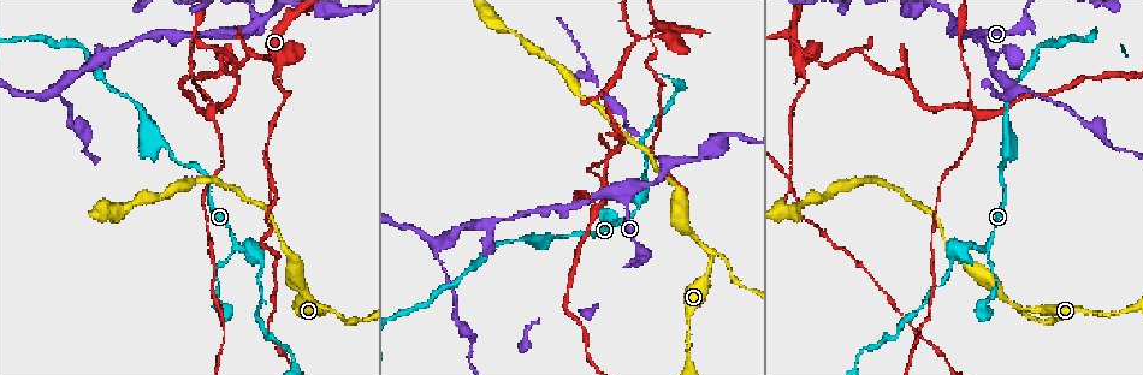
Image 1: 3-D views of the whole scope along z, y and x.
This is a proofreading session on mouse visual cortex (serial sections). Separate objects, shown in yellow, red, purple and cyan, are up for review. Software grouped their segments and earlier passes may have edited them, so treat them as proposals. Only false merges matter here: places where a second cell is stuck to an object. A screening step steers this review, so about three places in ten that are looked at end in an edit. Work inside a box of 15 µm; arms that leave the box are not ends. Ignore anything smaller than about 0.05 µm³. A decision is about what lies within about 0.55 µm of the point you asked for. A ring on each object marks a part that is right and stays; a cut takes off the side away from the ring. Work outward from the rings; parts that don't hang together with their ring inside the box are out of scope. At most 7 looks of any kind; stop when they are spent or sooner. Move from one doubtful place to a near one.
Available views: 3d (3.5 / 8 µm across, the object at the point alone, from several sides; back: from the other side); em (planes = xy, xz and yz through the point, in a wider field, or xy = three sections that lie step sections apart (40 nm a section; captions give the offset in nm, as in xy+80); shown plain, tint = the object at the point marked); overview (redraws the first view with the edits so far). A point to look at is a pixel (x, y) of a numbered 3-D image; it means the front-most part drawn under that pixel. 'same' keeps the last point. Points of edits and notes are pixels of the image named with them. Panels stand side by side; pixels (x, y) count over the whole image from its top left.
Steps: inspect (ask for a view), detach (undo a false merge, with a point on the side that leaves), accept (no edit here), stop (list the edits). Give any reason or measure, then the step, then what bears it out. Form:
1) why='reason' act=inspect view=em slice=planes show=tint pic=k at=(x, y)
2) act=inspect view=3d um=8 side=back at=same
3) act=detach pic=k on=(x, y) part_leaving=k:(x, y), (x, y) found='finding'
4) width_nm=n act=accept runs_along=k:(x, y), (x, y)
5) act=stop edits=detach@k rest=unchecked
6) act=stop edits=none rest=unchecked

act=inspect view=3d um=3.5 side=back pic=1 at=(1022, 306)

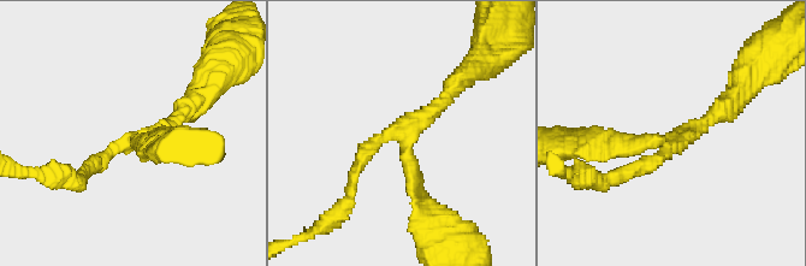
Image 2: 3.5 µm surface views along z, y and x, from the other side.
arms=3 arm_widths_nm=200,200,200 why='need the tissue' act=inspect view=em slice=xy step=1 show=tint pic=2 at=(672, 138)

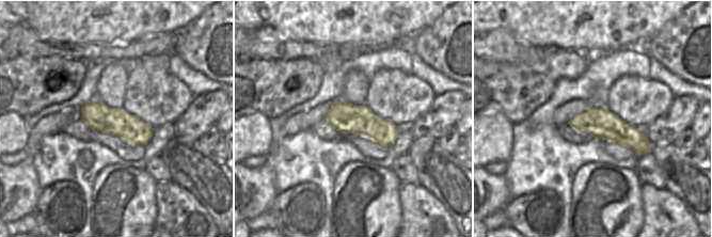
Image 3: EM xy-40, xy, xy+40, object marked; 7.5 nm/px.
act=inspect view=em slice=planes show=tint at=same

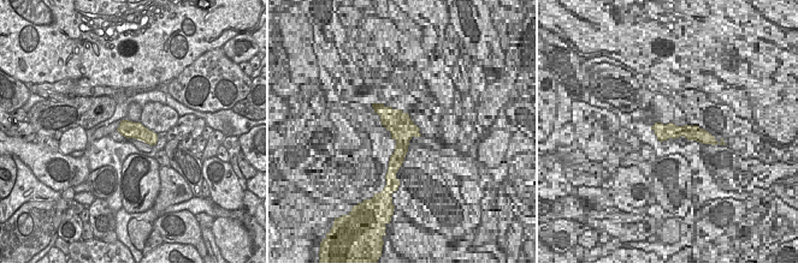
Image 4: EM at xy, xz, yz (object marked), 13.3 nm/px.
act=accept found='continuous, no second cell'

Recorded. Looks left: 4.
why='abrupt turn' act=inspect view=3d um=3.5 side=back pic=1 at=(254, 250)

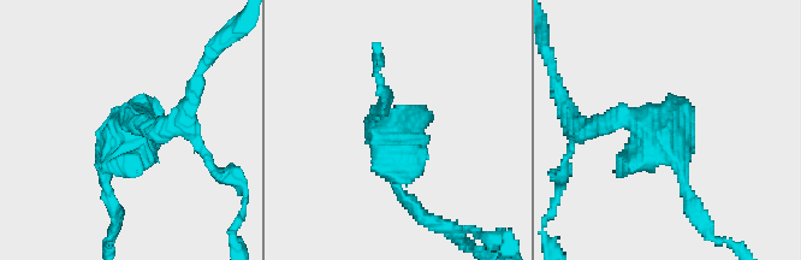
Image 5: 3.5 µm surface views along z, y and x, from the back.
act=inspect view=em slice=xy step=3 show=tint pic=5 at=(398, 150)

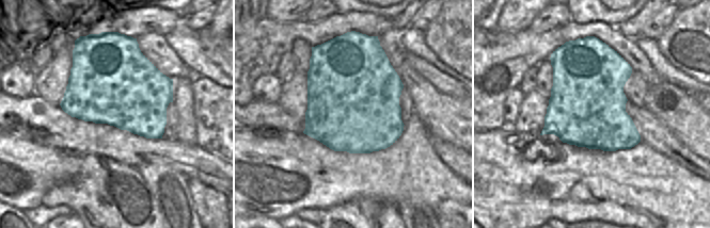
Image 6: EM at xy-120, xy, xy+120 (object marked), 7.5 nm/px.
act=accept runs_along=5:(582, 124), (653, 128), (687, 195) found='continuous, no second cell'

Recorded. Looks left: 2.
act=inspect view=3d um=3.5 pic=1 at=(661, 38)

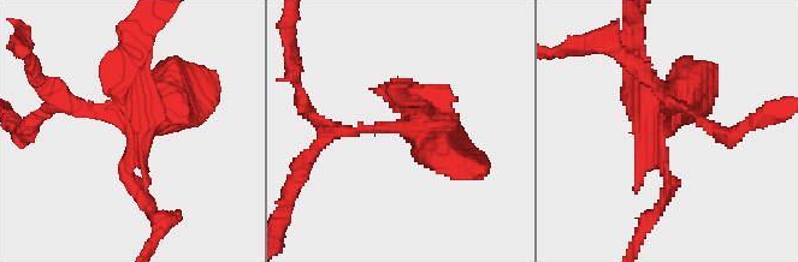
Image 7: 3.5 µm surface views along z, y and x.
act=detach pic=7 on=(457, 147) part_leaving=7:(420, 123), (336, 132), (317, 150) found='a second cell is stuck on'

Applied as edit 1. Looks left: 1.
act=stop edits=detach@7 rest=unchecked

